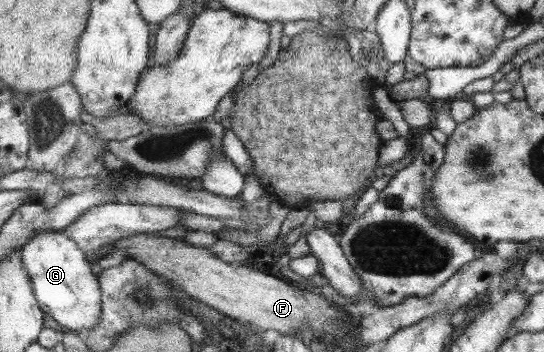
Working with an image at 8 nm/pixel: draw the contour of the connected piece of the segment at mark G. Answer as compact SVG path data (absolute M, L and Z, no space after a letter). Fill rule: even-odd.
M49 230L33 237L22 253L42 310L74 333L94 330L102 318L103 291L81 246L63 231Z

